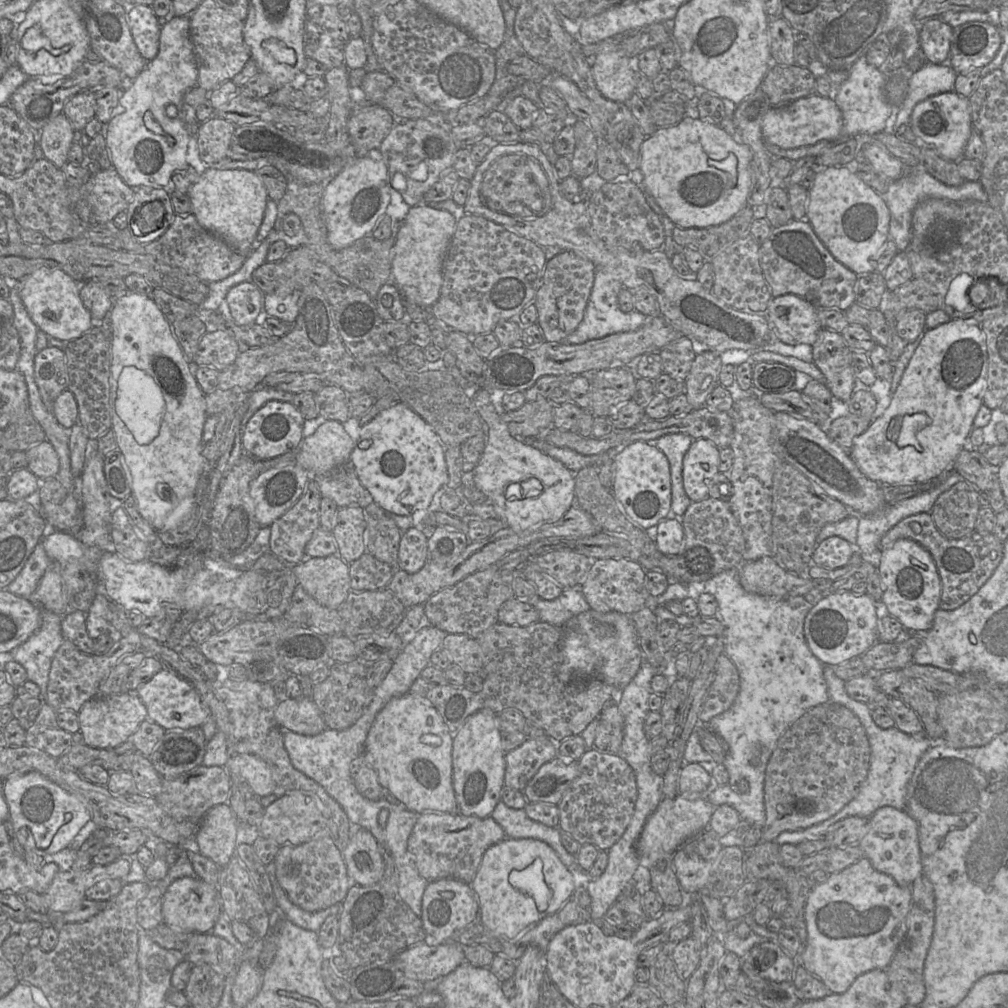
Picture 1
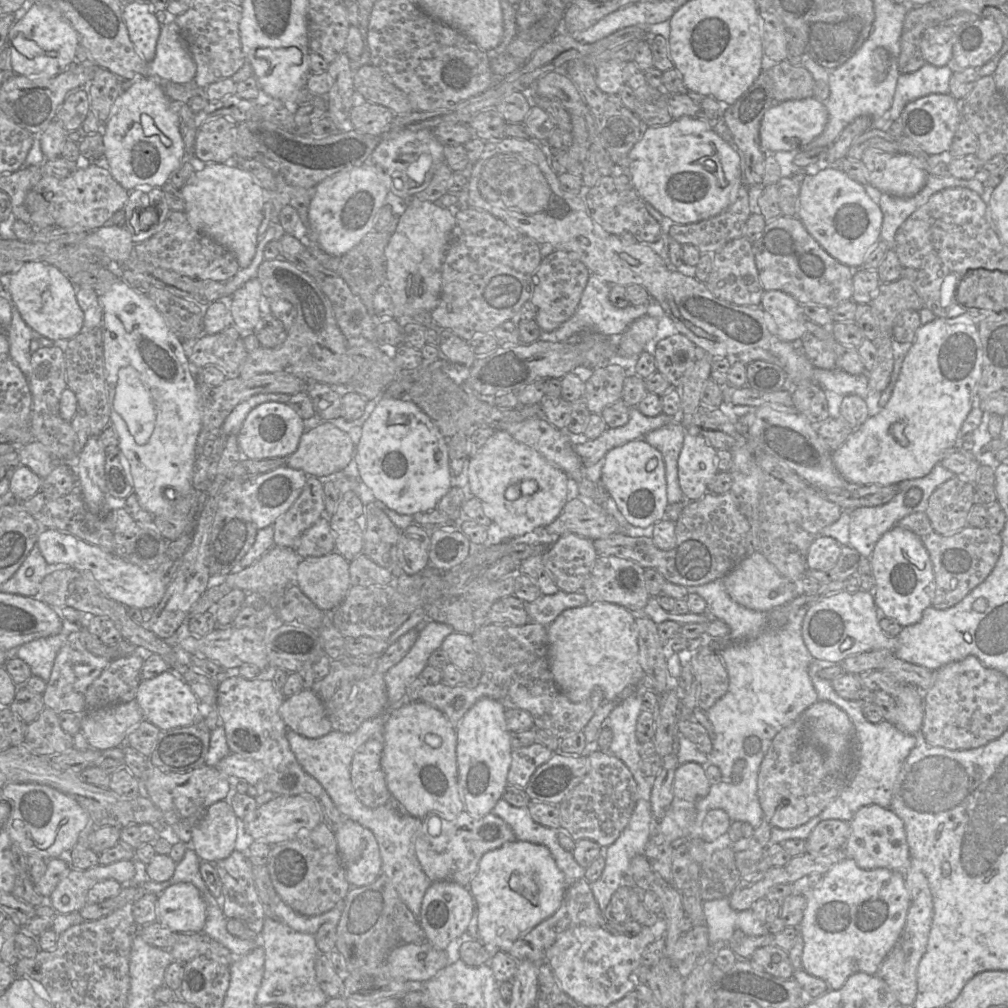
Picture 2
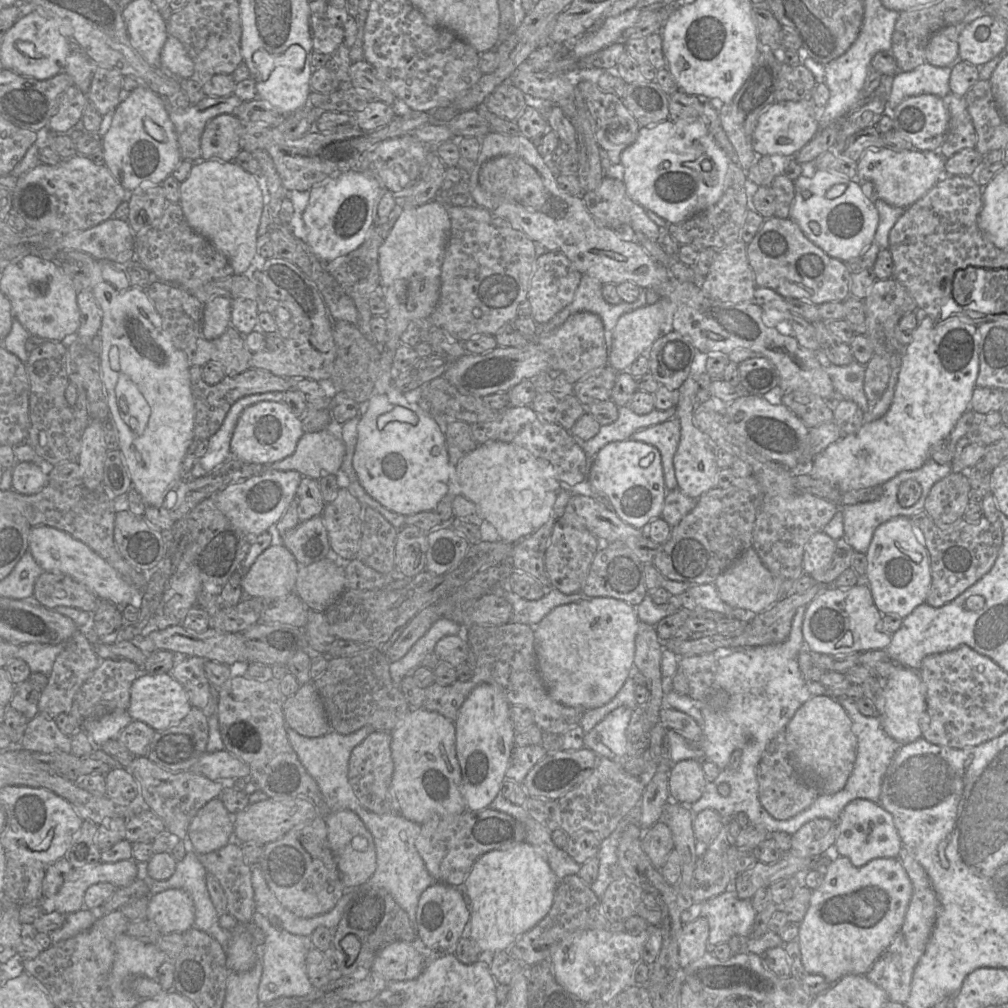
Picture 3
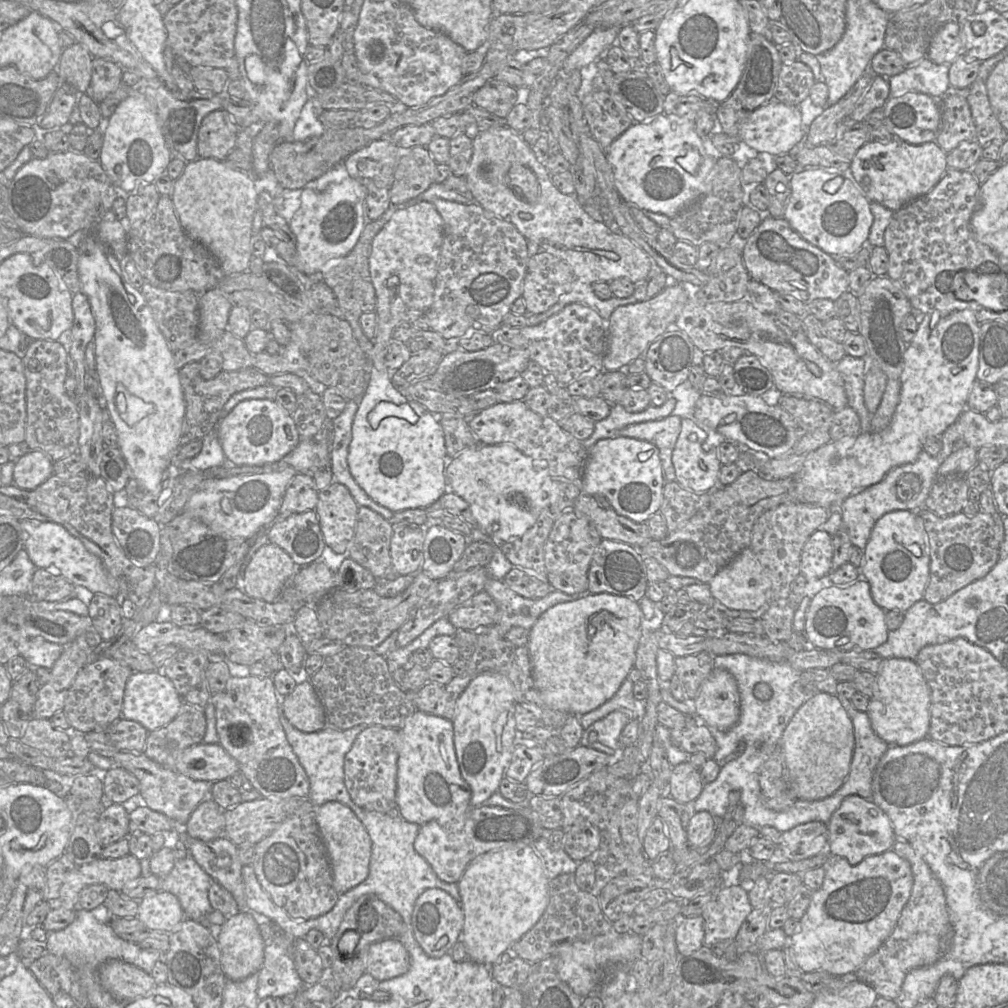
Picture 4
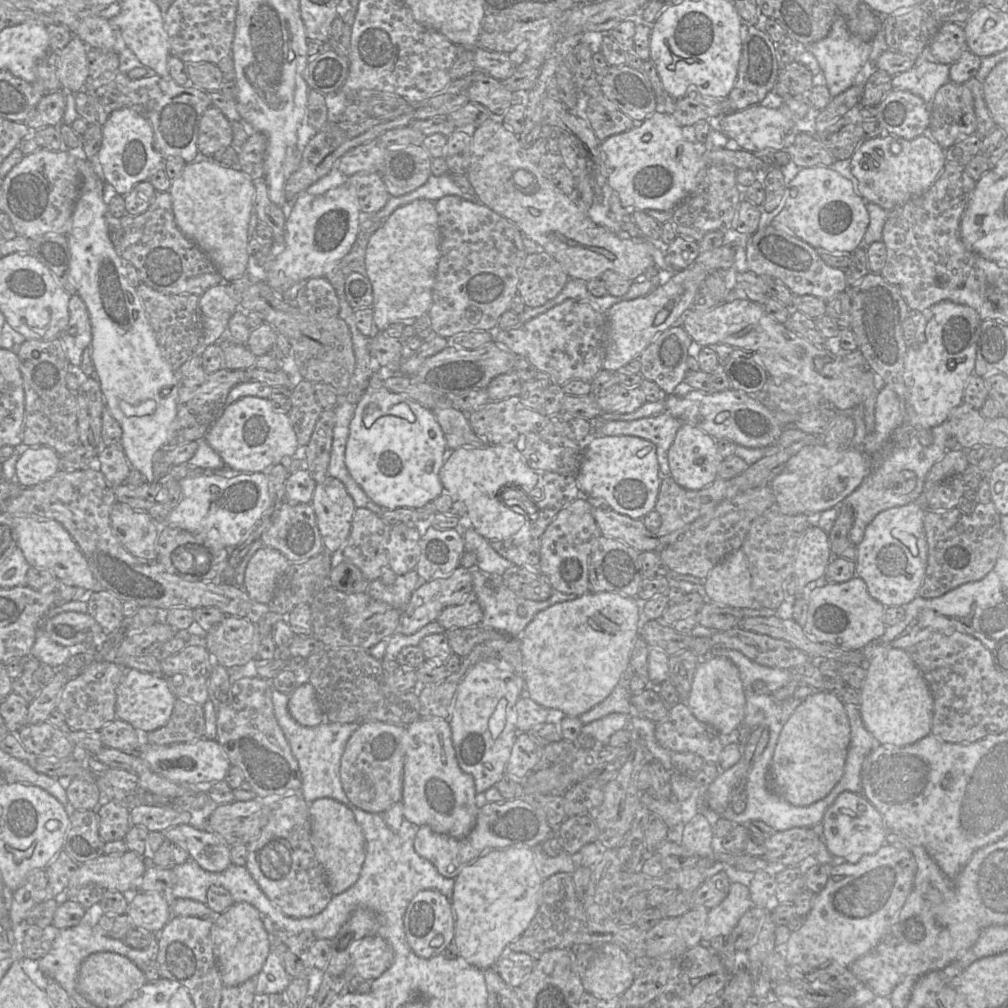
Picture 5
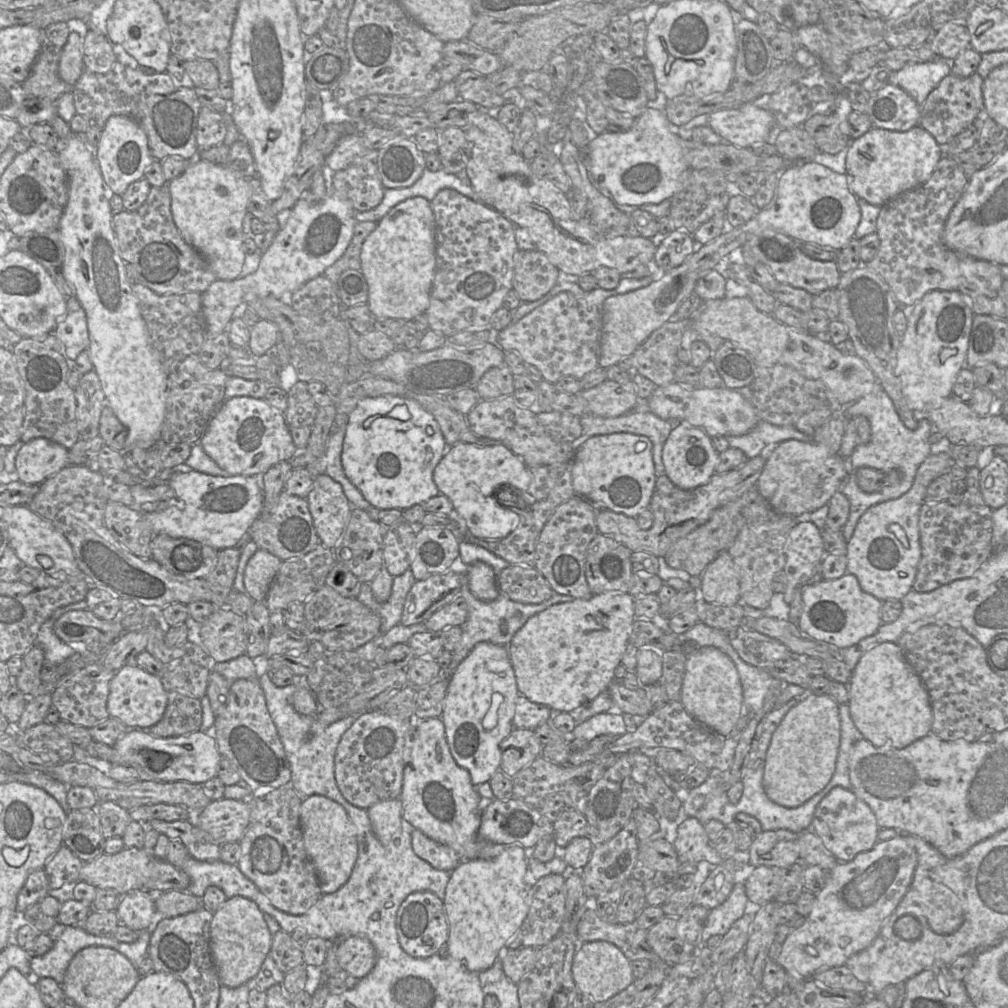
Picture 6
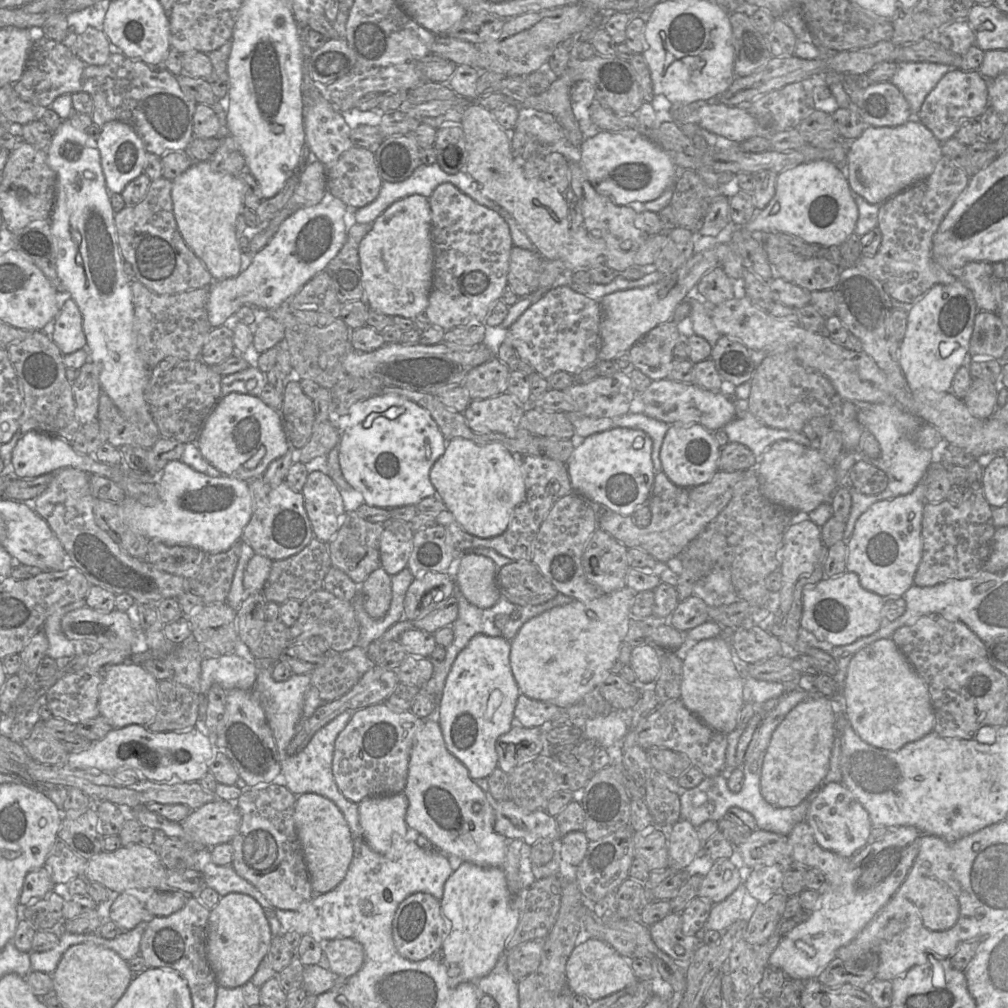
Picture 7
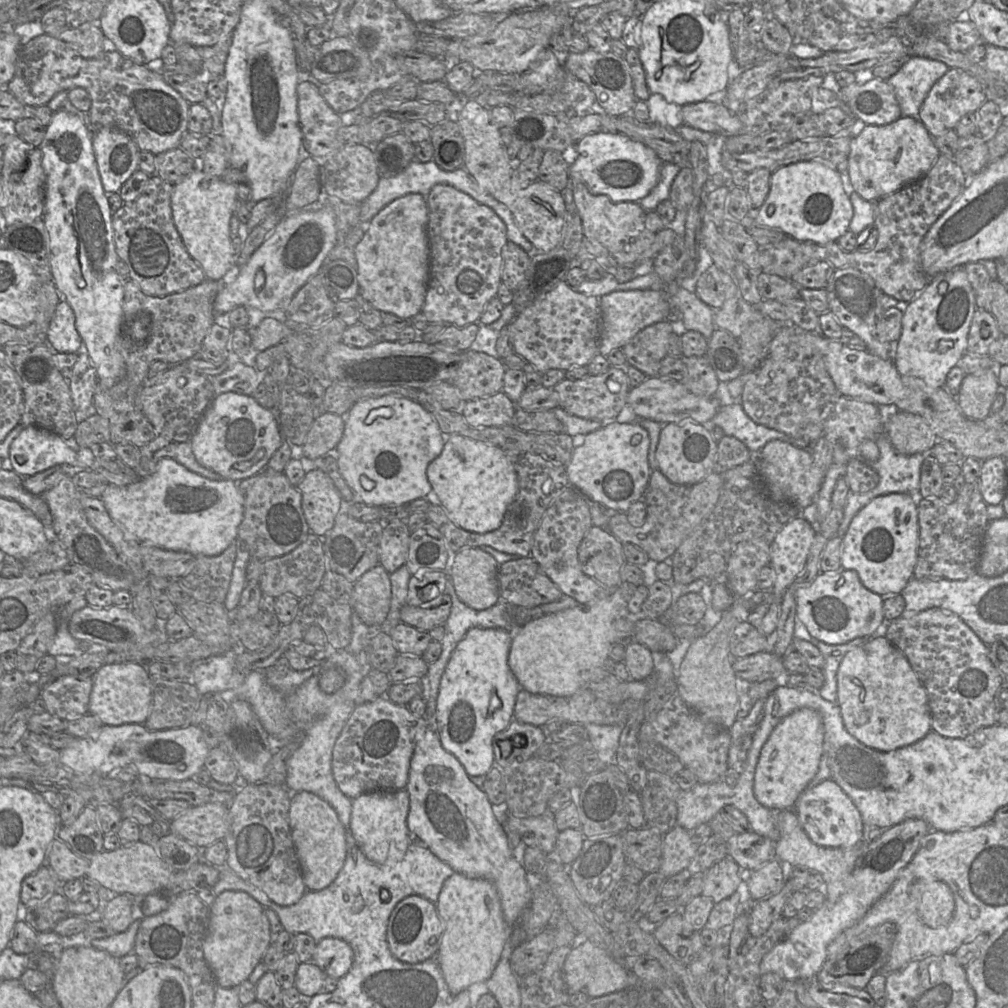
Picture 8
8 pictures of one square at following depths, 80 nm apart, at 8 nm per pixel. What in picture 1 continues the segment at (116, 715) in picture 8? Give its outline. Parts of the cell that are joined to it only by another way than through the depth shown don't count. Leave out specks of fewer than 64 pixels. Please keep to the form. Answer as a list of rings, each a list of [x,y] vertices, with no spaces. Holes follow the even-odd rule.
[[[162,669],[152,679],[141,685],[136,692],[147,708],[148,719],[166,731],[201,727],[211,715],[200,694],[193,686],[175,672]]]

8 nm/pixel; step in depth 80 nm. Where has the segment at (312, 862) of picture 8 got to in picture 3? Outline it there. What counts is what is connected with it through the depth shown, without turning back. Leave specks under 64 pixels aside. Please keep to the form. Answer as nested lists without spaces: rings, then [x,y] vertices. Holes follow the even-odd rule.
[[[346,809],[331,811],[325,817],[325,823],[328,831],[328,842],[346,890],[362,887],[374,874],[377,864],[376,847],[371,832],[356,813]],[[356,836],[364,837],[367,840],[368,845],[365,850],[357,851],[352,847],[352,840]]]

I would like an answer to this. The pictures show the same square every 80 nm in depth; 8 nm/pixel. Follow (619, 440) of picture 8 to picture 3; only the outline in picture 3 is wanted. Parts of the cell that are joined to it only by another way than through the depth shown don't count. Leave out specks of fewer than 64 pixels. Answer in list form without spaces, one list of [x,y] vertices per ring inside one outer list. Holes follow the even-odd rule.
[[[632,439],[606,444],[593,458],[587,485],[589,492],[604,493],[615,513],[634,528],[641,529],[661,517],[666,486],[661,455],[653,445]]]

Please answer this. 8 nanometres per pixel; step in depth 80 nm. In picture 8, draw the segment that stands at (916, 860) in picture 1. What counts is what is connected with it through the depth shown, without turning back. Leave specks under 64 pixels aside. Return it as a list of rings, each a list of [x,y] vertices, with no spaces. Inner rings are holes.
[[[832,778],[806,789],[799,796],[793,809],[810,840],[819,846],[849,848],[863,840],[864,823],[860,812]]]

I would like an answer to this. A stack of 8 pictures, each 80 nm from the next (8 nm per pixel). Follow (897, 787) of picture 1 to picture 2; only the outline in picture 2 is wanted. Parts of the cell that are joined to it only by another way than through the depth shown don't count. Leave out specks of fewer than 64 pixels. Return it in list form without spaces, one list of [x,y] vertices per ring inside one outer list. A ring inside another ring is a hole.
[[[812,659],[809,665],[809,676],[816,690],[818,700],[835,704],[847,713],[854,725],[854,740],[858,749],[858,764],[856,772],[839,796],[830,803],[819,815],[807,823],[793,829],[780,829],[773,827],[771,830],[771,843],[782,843],[788,839],[806,840],[812,830],[824,820],[843,820],[849,822],[855,813],[863,806],[877,804],[890,809],[893,788],[910,751],[920,741],[920,735],[908,734],[900,731],[896,726],[886,720],[879,723],[869,722],[863,714],[864,702],[861,700],[846,700],[840,697],[832,687],[831,681],[818,676],[820,669],[828,668],[837,663],[826,660]]]

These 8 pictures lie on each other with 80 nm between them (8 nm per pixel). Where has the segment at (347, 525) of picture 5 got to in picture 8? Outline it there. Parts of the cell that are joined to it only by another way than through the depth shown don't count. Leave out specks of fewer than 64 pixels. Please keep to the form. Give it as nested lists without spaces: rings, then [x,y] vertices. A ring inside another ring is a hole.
[[[320,469],[307,472],[296,488],[301,493],[302,511],[310,532],[324,537],[333,528],[340,511],[340,492]]]

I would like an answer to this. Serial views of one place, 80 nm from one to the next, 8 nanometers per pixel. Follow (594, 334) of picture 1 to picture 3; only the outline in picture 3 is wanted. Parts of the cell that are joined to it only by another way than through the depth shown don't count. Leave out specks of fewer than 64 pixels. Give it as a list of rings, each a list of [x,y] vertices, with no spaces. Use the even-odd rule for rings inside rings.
[[[583,275],[570,304],[563,308],[546,323],[537,323],[536,336],[543,337],[555,330],[572,314],[590,312],[598,315],[606,332],[612,332],[619,317],[625,313],[641,308],[646,303],[646,289],[642,288],[639,297],[632,303],[621,301],[612,305],[602,295],[602,283],[597,279]]]

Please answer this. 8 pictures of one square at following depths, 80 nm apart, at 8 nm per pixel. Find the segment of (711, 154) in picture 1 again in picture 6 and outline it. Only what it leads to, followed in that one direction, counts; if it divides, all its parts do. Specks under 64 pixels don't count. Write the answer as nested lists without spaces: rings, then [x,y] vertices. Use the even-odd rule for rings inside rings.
[[[647,107],[625,132],[596,135],[586,149],[586,167],[591,182],[615,205],[641,206],[671,198],[685,185],[687,166],[680,137],[665,112]]]

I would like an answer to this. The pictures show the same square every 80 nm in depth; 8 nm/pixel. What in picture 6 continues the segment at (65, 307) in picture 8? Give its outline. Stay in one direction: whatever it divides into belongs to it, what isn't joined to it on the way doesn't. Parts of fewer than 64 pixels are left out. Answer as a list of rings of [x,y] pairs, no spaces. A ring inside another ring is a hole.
[[[75,296],[67,298],[65,315],[58,320],[53,334],[64,346],[66,357],[72,363],[89,346],[86,313]]]

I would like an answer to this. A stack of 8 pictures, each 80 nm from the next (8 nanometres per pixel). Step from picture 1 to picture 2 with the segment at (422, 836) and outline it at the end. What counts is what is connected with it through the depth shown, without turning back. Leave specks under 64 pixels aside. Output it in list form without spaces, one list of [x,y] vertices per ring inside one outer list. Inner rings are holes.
[[[463,810],[453,820],[445,819],[441,812],[429,812],[421,820],[421,829],[415,837],[415,852],[423,871],[432,883],[452,881],[468,887],[483,854],[514,840],[516,839],[512,828],[492,812],[481,818],[474,818]],[[432,816],[439,816],[441,820],[441,832],[436,836],[428,831],[428,820]]]

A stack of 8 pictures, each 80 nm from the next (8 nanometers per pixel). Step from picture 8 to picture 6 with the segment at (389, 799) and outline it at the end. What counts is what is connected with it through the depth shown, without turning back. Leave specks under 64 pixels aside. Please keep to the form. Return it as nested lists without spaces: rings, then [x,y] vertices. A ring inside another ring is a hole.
[[[400,798],[378,802],[367,809],[372,830],[383,845],[388,845],[392,835],[402,830],[402,802]]]

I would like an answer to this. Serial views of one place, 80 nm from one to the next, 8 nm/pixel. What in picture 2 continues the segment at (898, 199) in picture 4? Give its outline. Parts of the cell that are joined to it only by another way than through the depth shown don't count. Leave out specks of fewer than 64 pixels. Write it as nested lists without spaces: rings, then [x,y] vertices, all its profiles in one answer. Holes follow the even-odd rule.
[[[868,148],[861,161],[869,171],[869,184],[881,193],[912,197],[925,186],[928,170],[925,162],[904,153],[889,153]]]

